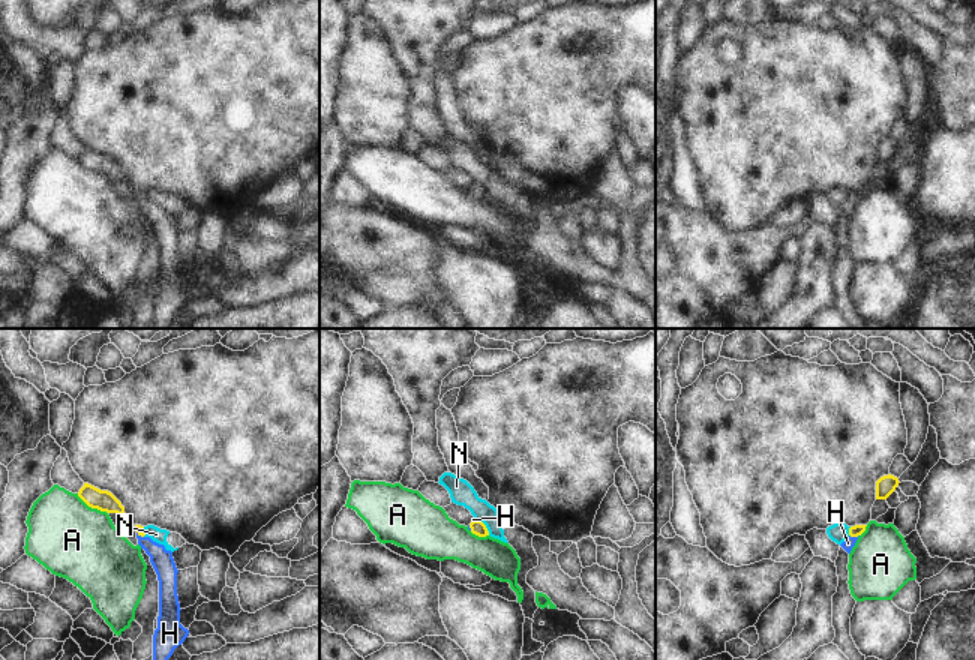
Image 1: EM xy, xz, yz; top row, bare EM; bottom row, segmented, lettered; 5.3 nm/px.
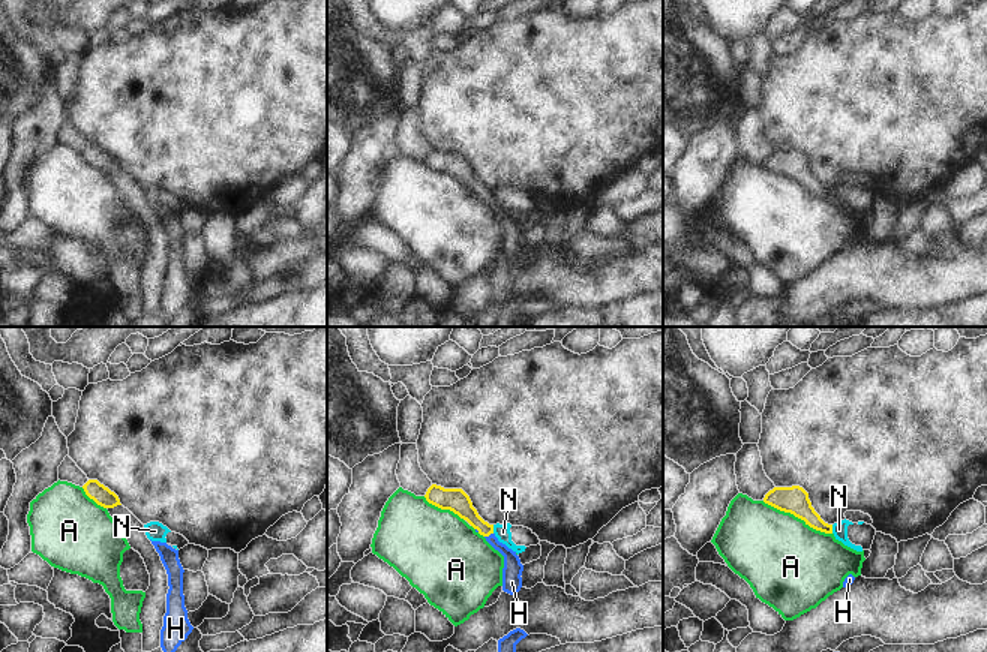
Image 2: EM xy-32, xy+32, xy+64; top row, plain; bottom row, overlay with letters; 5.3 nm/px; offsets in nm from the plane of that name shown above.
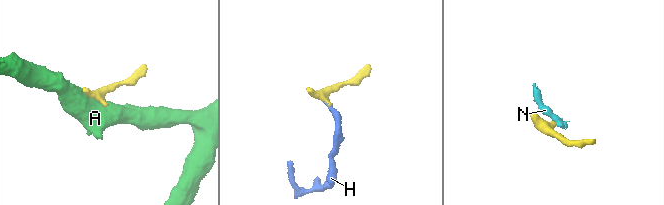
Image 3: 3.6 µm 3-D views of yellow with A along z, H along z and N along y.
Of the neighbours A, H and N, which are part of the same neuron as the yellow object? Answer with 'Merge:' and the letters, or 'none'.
Merge: H.

